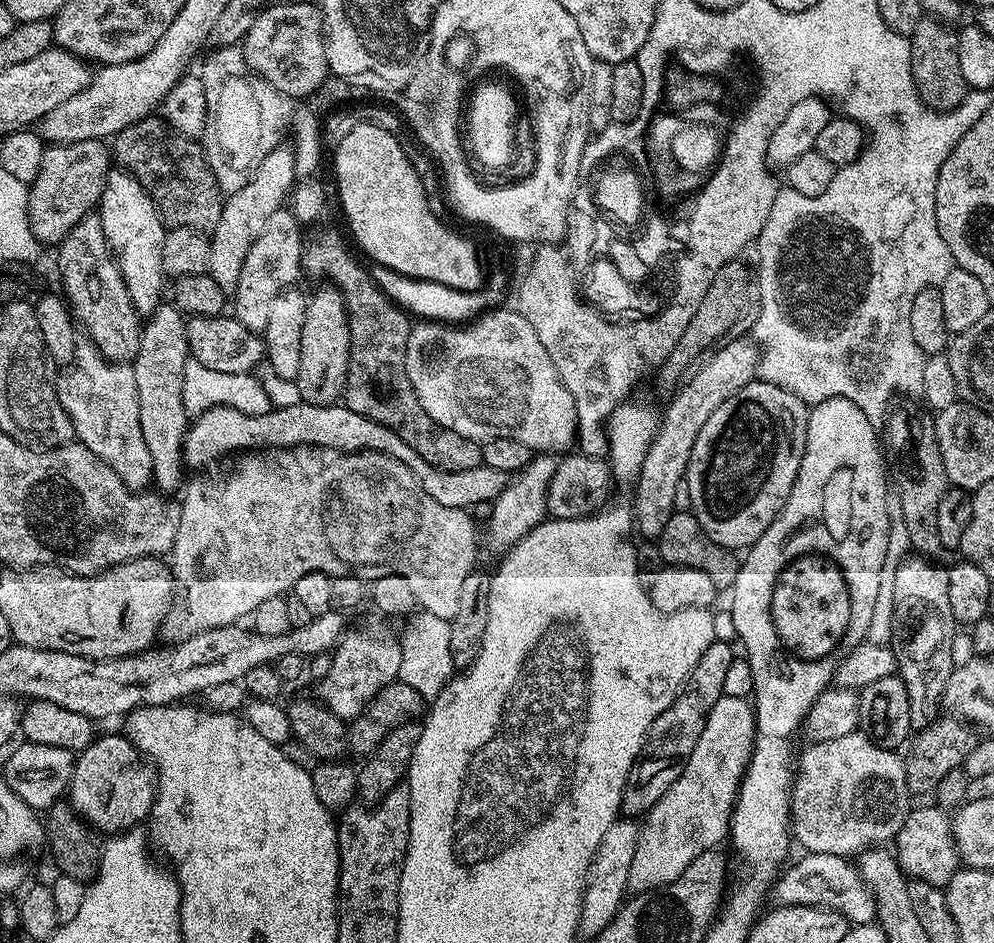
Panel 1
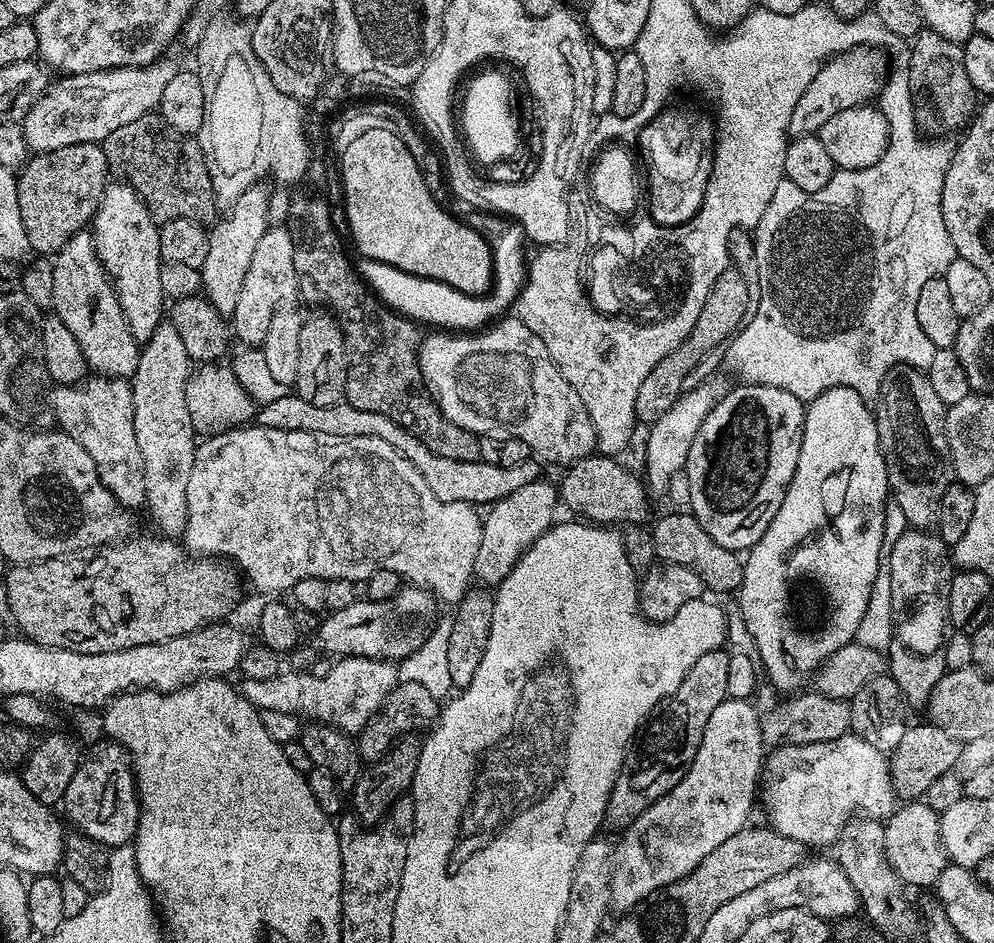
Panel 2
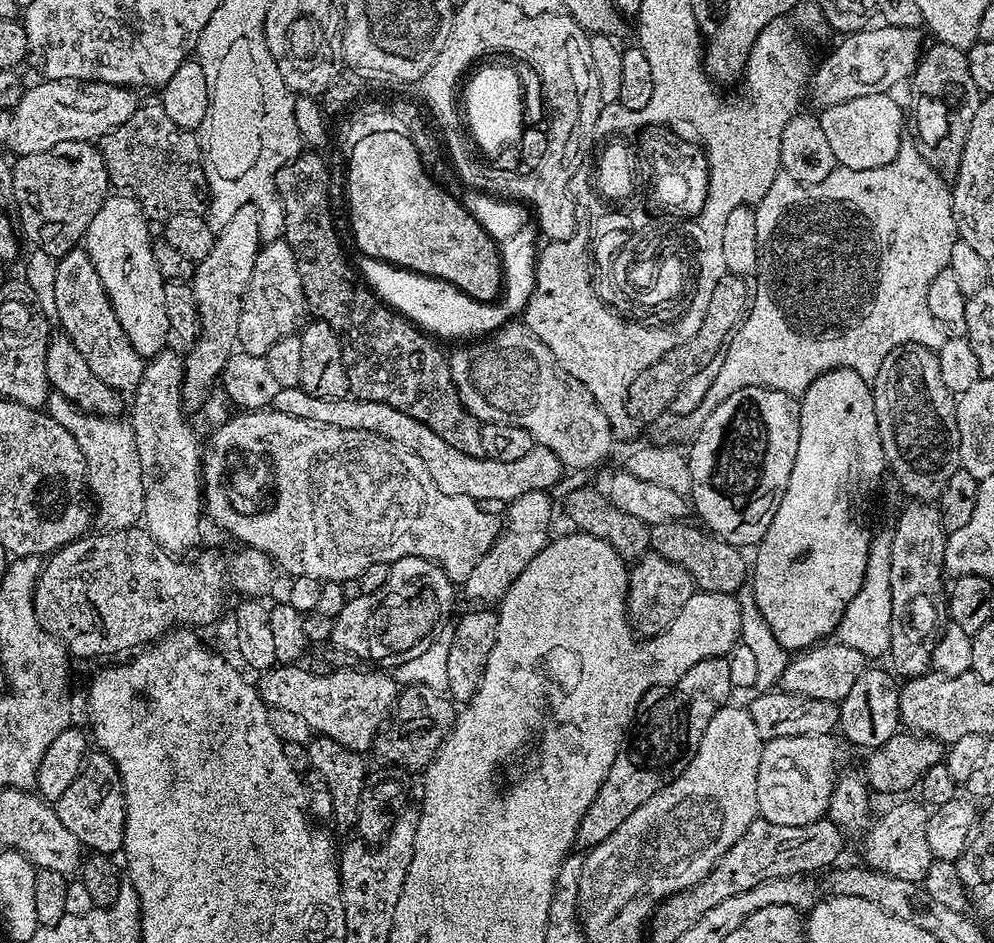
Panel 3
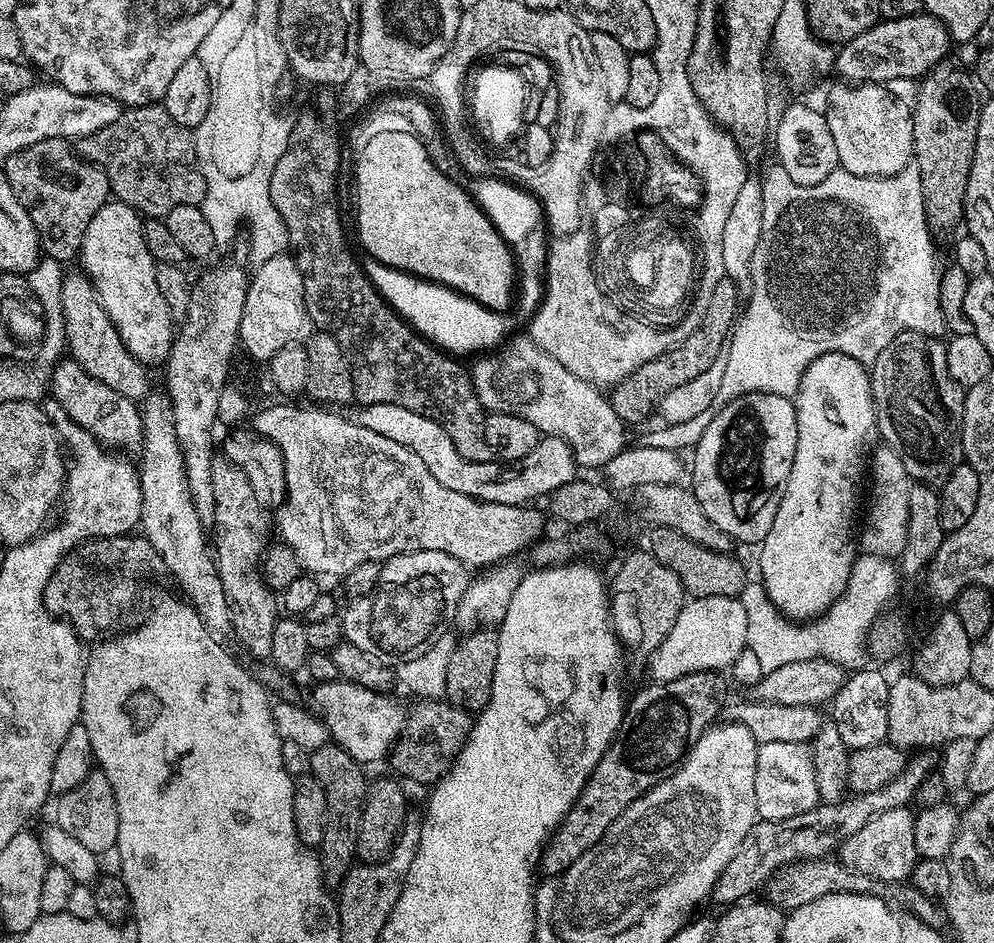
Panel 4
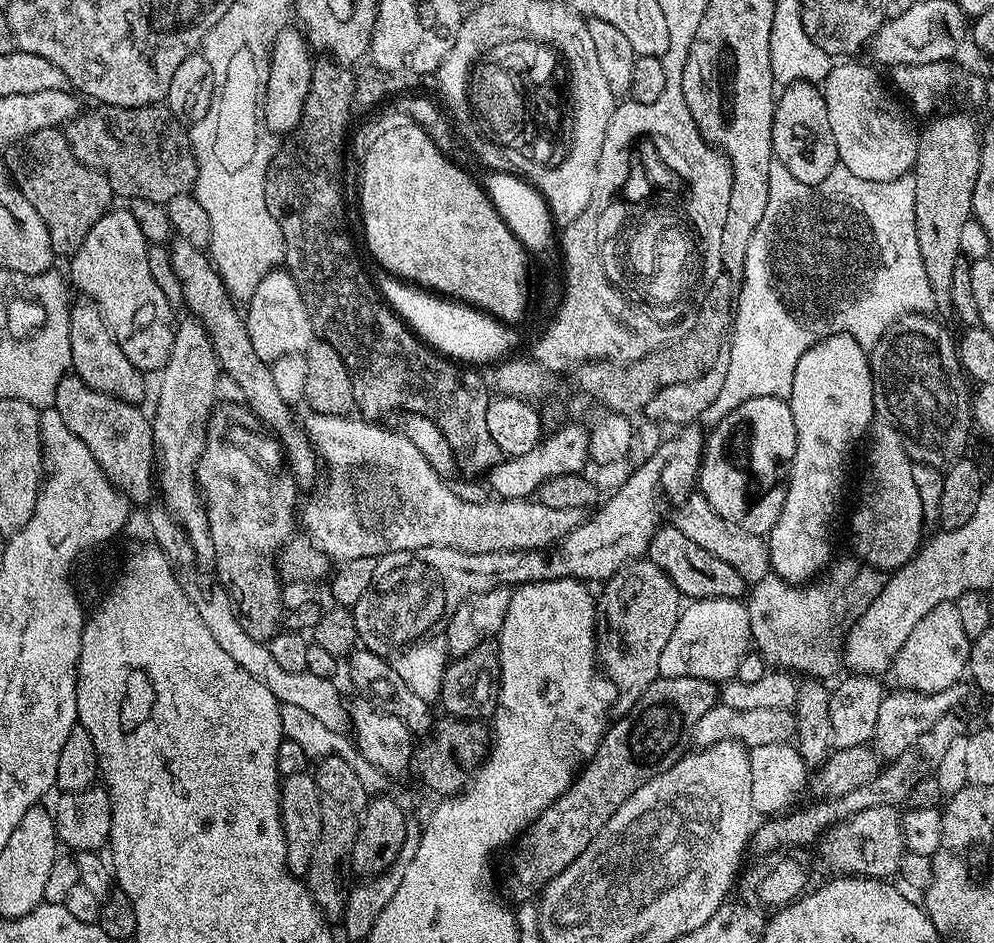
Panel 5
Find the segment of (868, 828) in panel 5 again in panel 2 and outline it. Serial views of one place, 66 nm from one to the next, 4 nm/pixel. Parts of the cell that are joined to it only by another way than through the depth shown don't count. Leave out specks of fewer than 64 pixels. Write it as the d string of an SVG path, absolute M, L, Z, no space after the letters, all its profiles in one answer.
M908 802L900 807L887 817L883 825L884 853L905 885L924 888L920 890L931 889L946 863L939 838L940 817L930 805L923 802Z

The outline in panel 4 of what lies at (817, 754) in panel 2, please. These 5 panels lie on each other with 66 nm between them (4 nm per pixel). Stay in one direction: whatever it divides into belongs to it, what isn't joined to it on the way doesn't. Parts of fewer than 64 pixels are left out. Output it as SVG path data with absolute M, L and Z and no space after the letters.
M766 742L756 750L756 769L754 770L754 798L756 815L761 820L781 820L794 818L796 814L806 814L806 810L821 803L816 781L816 764L812 761L812 750L808 744L798 742Z

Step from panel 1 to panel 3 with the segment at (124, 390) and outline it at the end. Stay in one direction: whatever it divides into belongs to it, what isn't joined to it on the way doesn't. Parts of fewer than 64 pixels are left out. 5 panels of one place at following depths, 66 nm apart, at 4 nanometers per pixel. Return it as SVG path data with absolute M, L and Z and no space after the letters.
M49 391L46 411L50 418L54 418L54 422L66 426L66 430L74 434L74 442L78 442L86 458L86 488L94 501L95 523L100 523L101 529L110 532L137 527L144 514L144 491L140 455L134 443L131 423L124 421L123 424L123 419L120 418L83 412L77 404L71 404L66 398L62 398L62 394L53 391Z

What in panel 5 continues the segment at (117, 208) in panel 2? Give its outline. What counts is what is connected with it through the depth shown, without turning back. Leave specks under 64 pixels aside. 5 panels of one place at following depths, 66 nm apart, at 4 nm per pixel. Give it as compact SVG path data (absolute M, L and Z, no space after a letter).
M109 210L94 222L90 234L86 234L86 242L82 242L70 257L69 264L72 265L67 275L71 287L73 284L80 294L99 306L118 346L122 346L122 354L126 354L141 372L151 374L163 369L170 358L176 333L176 324L172 320L174 305L166 302L166 294L158 290L150 274L150 245L138 222L134 222L134 214L130 210L116 211Z

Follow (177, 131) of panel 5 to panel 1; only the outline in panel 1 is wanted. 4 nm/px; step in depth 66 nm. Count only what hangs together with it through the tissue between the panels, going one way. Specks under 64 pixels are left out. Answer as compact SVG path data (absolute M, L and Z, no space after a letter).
M153 114L117 132L111 141L110 152L115 163L117 160L120 163L117 165L138 178L140 185L148 191L154 206L160 212L161 220L168 228L189 228L195 232L211 234L214 226L218 226L218 218L222 218L225 193L218 186L218 178L214 178L214 170L210 170L210 162L206 162L203 147L193 137L176 132L167 120Z

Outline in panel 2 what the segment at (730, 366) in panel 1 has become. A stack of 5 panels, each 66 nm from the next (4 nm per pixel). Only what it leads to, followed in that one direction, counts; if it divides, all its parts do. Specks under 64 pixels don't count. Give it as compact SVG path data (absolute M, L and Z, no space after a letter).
M708 380L697 388L689 387L684 395L676 399L674 406L670 406L670 410L666 410L666 414L662 414L662 418L655 420L647 429L648 445L644 448L643 475L646 477L646 487L653 497L663 497L673 476L679 476L685 471L694 434L698 434L702 422L706 422L706 414L716 405L721 395L722 387L716 380Z

